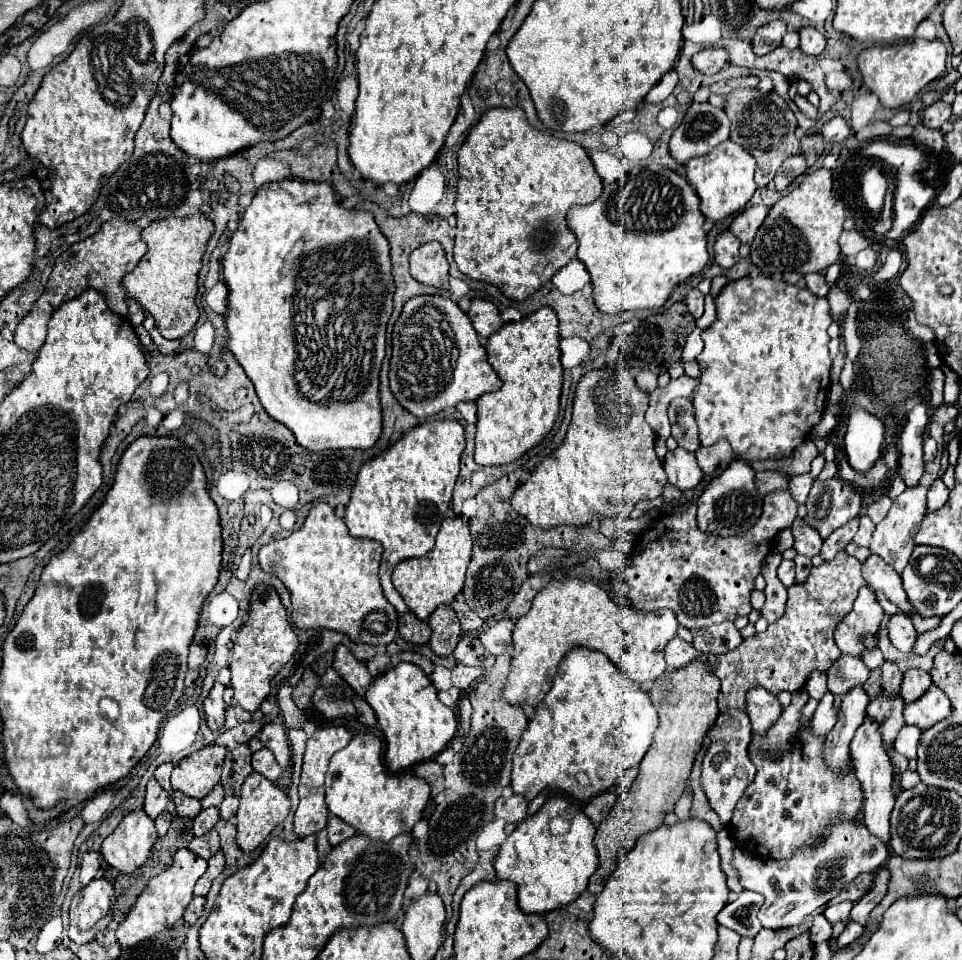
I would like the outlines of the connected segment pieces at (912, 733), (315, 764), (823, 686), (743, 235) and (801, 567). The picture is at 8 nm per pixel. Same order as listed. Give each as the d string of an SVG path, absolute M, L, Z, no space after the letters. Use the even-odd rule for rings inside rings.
M903 725L899 729L899 735L895 739L895 751L905 755L907 759L915 759L917 757L917 743L919 743L921 731L911 727L911 725Z
M329 725L317 729L309 739L305 747L305 757L303 757L303 773L301 773L301 783L299 783L299 807L295 811L295 835L297 837L307 837L319 833L327 825L329 809L325 805L325 773L329 759L333 753L343 749L351 739L351 733L341 727L341 725Z
M813 671L811 677L809 677L809 681L807 681L807 687L805 689L807 689L809 697L821 701L823 695L827 693L827 675L821 673L821 671Z
M763 205L747 207L743 213L739 213L739 215L733 219L729 231L731 231L741 243L751 243L753 237L755 237L755 233L757 233L757 229L759 229L759 225L763 223L765 215L767 215L767 207L763 207Z
M797 555L795 559L795 583L801 583L801 581L805 581L807 577L809 577L809 571L811 571L811 559L809 557L803 557L803 555Z

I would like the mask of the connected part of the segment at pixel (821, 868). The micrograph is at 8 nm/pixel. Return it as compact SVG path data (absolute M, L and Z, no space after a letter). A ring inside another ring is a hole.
M837 821L831 825L831 829L811 845L807 851L795 853L795 857L788 860L763 859L736 847L733 853L733 867L741 875L741 885L745 889L757 891L765 897L763 907L759 909L759 921L767 929L783 929L783 927L793 927L801 925L803 919L811 913L815 913L821 905L827 905L833 897L839 895L839 891L853 881L861 873L873 873L879 867L883 867L889 859L889 849L869 833L869 829L861 821Z

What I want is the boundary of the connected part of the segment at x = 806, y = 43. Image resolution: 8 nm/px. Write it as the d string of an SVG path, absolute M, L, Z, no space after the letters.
M805 27L805 29L799 31L799 35L801 35L801 45L799 45L799 49L801 49L803 53L807 53L807 55L811 55L811 57L819 57L819 55L825 51L825 45L827 45L825 35L821 35L817 29Z

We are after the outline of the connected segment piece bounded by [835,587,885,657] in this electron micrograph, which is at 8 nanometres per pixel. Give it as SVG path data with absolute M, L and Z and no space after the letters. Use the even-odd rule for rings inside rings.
M861 587L859 597L853 605L853 611L837 625L835 643L845 655L863 657L863 637L871 633L879 633L883 625L883 609L877 603L873 591L869 587Z

